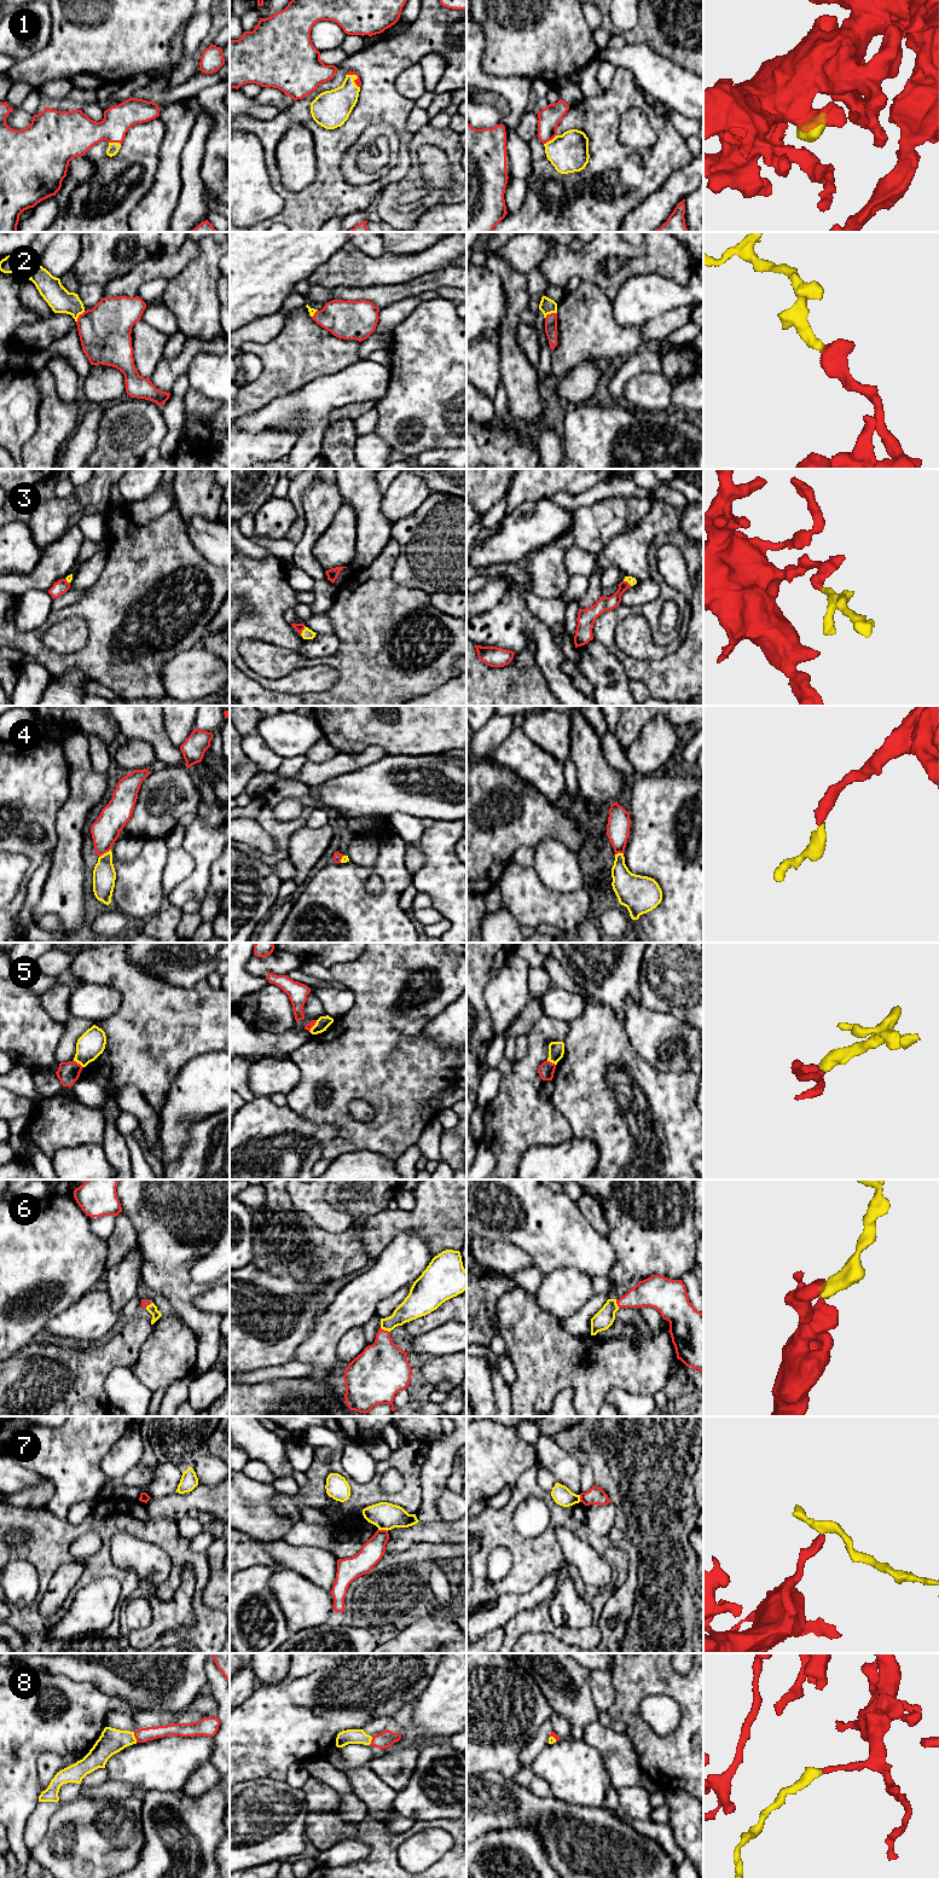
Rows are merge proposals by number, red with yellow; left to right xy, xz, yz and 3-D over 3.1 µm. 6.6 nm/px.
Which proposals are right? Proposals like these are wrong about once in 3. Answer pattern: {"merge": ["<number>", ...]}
{"merge": ["1", "2", "3", "4", "6", "8"]}

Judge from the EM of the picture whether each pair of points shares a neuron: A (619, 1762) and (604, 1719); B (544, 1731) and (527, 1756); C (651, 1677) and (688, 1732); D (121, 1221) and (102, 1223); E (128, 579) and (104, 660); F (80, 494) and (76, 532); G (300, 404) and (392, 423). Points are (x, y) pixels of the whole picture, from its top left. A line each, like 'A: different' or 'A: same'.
A: different
B: same
C: same
D: different
E: same
F: different
G: different

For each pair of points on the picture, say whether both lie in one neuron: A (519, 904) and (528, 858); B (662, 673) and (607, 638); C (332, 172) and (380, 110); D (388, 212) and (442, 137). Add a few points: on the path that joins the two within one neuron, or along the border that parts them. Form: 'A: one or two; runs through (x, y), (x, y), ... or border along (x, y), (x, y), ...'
A: two; border along (511, 861), (532, 867)
B: one; runs through (648, 671), (636, 670), (619, 653)
C: one; runs through (332, 155), (332, 149), (363, 119)
D: one; runs through (399, 189), (413, 174), (413, 148), (419, 141)

